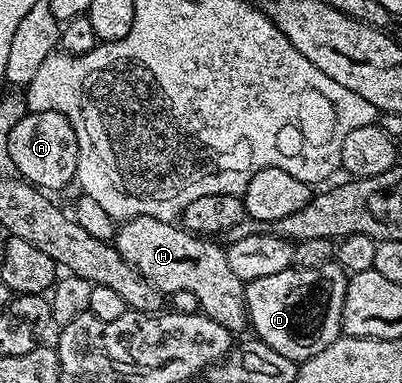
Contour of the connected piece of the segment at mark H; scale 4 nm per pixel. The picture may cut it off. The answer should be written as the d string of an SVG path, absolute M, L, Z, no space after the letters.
M132 217L123 220L117 226L117 232L112 244L118 249L124 260L131 265L163 295L169 295L176 291L192 291L198 300L198 308L206 316L216 319L220 327L224 327L232 335L238 335L243 328L247 328L246 319L246 286L243 281L228 267L225 248L214 239L200 237L196 233L190 233L183 229L181 224L161 221L155 217Z

